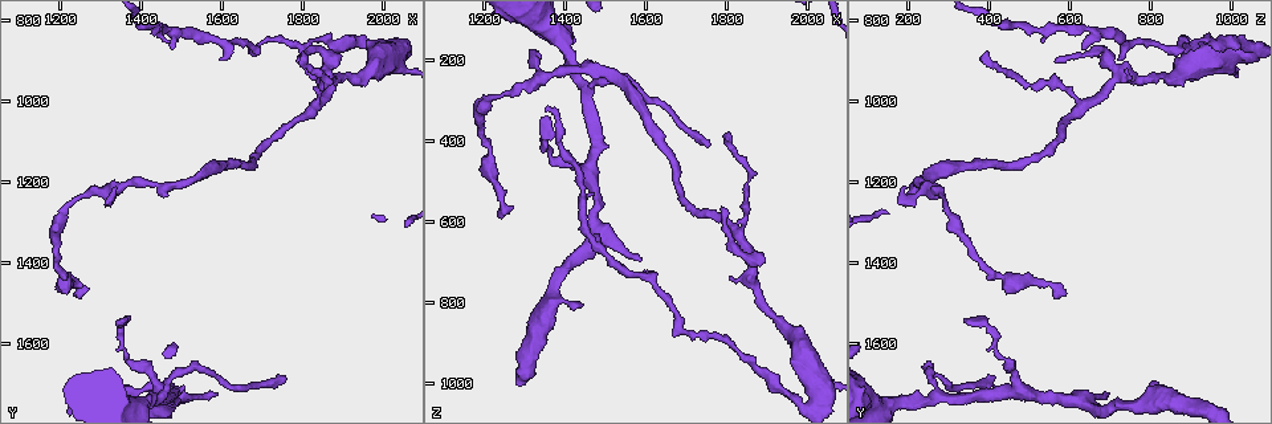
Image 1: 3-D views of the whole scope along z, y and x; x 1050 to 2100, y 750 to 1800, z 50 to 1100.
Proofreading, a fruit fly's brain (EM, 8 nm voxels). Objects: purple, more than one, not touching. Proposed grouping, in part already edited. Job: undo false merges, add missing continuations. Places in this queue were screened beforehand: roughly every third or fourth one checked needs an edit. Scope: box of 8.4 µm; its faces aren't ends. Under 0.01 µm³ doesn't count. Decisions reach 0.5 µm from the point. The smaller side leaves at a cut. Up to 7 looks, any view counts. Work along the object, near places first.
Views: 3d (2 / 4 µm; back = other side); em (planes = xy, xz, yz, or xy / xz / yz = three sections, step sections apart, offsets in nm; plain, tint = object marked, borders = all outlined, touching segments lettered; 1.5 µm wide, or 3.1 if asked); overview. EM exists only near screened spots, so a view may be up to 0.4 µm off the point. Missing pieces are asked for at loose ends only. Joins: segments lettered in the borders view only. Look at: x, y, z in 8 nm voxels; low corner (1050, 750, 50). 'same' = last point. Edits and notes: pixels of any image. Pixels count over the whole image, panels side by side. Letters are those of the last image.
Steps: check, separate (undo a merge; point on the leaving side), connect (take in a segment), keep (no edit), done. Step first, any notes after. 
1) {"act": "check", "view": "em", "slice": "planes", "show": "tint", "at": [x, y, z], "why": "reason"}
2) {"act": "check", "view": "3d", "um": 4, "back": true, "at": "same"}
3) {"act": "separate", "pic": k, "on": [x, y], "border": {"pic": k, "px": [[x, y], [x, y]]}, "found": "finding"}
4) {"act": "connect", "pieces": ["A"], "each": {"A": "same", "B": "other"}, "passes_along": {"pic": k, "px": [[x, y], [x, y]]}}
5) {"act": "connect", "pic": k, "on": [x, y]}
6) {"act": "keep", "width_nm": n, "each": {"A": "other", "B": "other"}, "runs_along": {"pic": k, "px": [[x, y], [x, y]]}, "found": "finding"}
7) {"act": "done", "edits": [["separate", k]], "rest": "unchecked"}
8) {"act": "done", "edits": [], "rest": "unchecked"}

{"act": "check", "view": "em", "slice": "planes", "show": "borders", "at": [1235, 1250, 285], "why": "narrows sharply"}

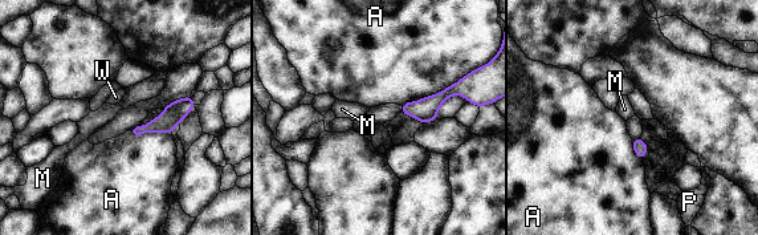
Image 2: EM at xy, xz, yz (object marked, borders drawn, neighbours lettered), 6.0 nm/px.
{"act": "keep", "longest_contact_nm": ["A", 400], "each": {"A": "other", "M": "other", "P": "other", "W": "other"}, "runs_along": {"pic": 2, "px": [[188, 100], [164, 122], [134, 132]]}, "found": "all the same cell"}

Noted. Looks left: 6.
{"act": "check", "view": "em", "slice": "planes", "show": "plain", "at": [1355, 1545, 330]}

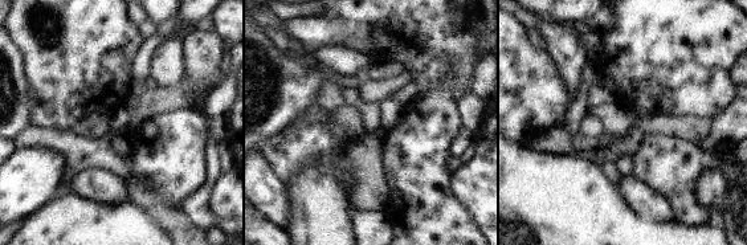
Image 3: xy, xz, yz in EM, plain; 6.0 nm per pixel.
{"act": "check", "view": "em", "slice": "planes", "show": "borders", "at": "same"}

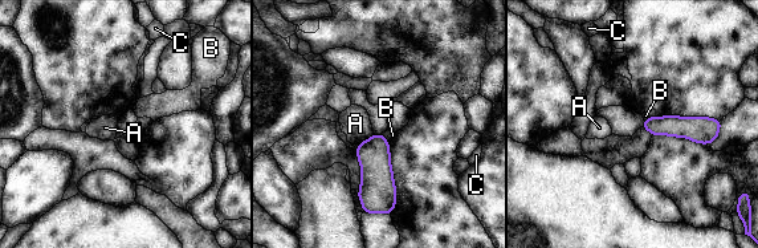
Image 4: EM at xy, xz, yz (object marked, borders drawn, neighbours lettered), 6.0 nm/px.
{"act": "keep", "longest_contact_nm": ["A", 100], "each": {"A": "other", "B": "other", "C": "other"}, "found": "none of them fits"}

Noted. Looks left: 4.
{"act": "check", "view": "em", "slice": "planes", "show": "borders", "at": [1800, 875, 400], "why": "tapers out"}

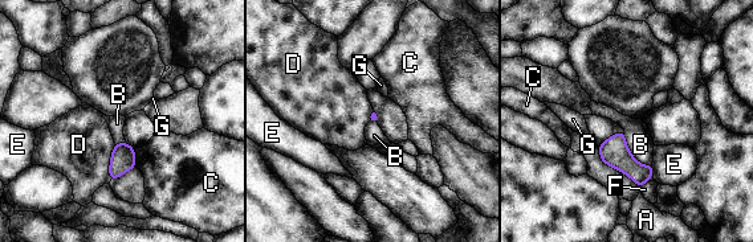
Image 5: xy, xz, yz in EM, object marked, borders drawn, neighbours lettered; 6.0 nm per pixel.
{"act": "keep", "each": {"A": "other", "B": "other", "C": "other", "D": "other", "E": "other", "F": "other", "G": "other"}, "border": {"pic": 5, "px": [[623, 132], [630, 154], [651, 165]]}, "found": "none of them fits"}

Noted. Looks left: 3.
{"act": "done", "edits": [], "rest": "unchecked"}

